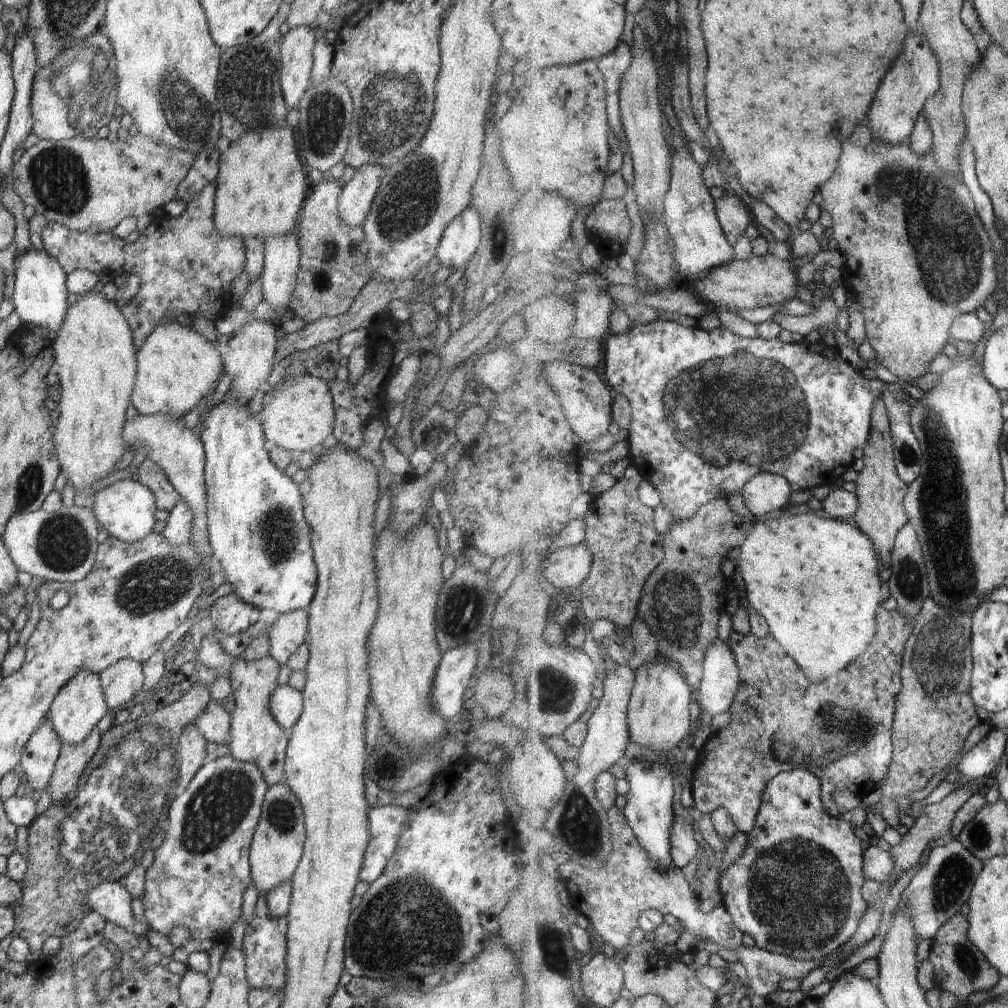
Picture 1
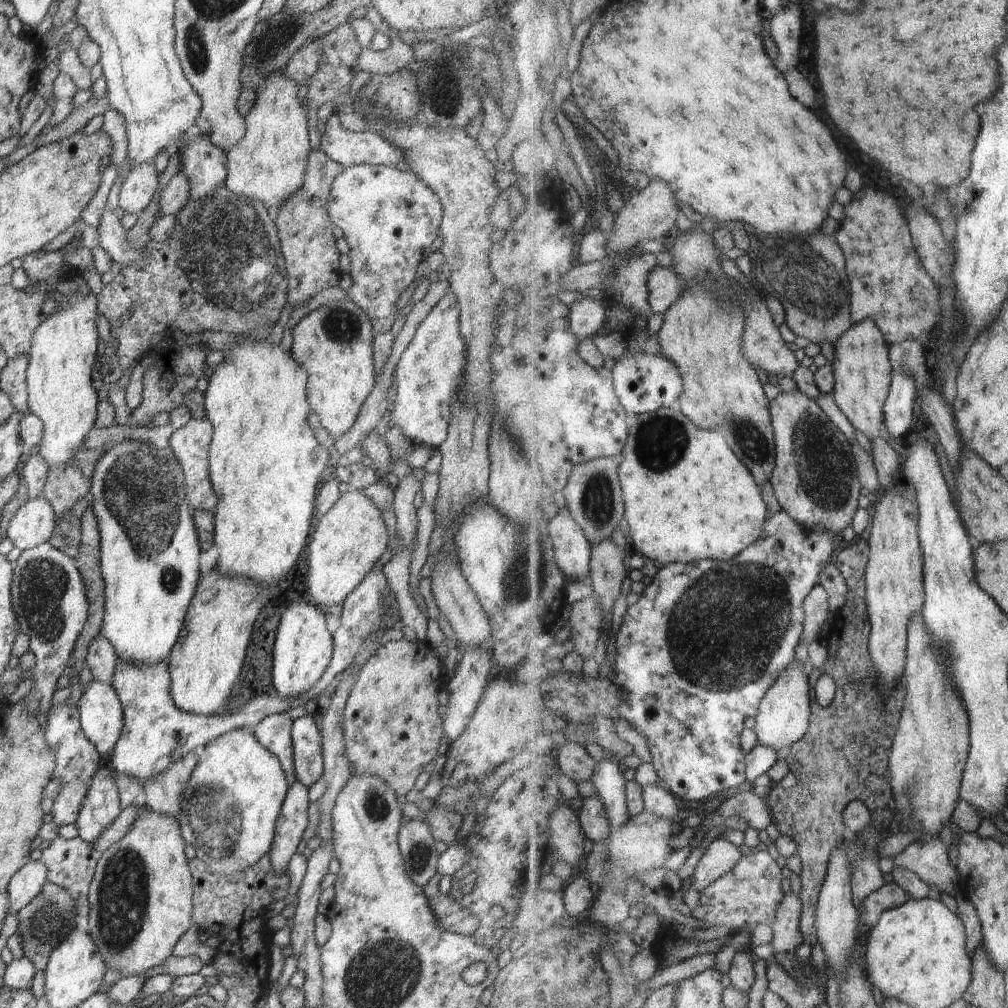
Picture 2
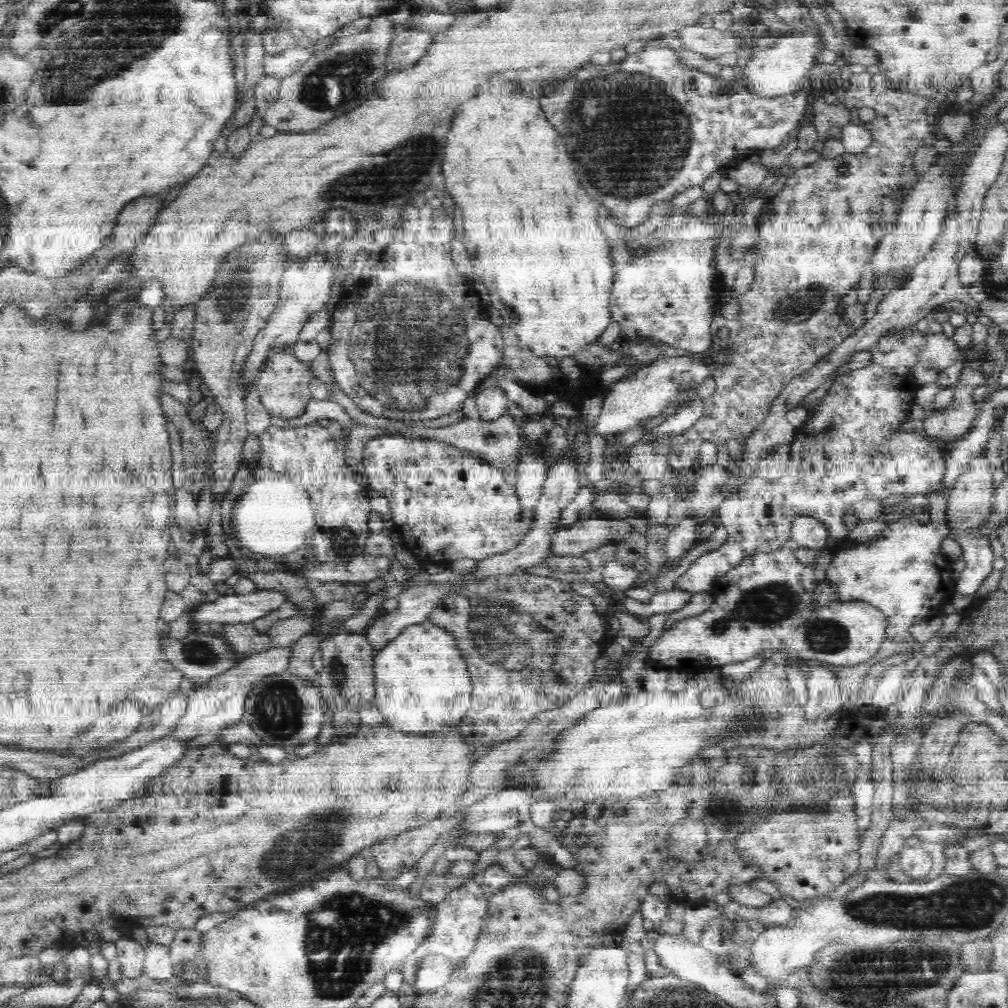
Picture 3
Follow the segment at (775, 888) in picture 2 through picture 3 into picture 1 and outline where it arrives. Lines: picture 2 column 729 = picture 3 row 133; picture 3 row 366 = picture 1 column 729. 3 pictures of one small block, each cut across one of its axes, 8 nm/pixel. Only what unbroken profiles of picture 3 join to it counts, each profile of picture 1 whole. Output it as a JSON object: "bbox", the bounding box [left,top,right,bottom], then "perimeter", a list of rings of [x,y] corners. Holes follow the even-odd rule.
{"bbox":[692,608,917,834],"perimeter":[[[882,608],[882,622],[879,622],[882,636],[878,636],[878,640],[865,652],[866,656],[854,664],[854,668],[848,668],[842,672],[842,676],[834,676],[834,680],[828,680],[826,684],[814,684],[773,634],[762,638],[753,632],[742,634],[732,630],[729,640],[738,657],[742,684],[730,712],[728,728],[721,733],[713,733],[698,752],[692,776],[697,808],[702,813],[728,808],[735,816],[739,830],[748,834],[756,826],[768,785],[782,771],[812,770],[823,782],[826,806],[837,817],[841,816],[841,806],[835,796],[840,790],[851,790],[861,798],[876,790],[880,782],[888,779],[893,766],[893,728],[897,718],[898,697],[904,687],[901,672],[905,667],[905,652],[916,625],[917,618],[904,611]]]}

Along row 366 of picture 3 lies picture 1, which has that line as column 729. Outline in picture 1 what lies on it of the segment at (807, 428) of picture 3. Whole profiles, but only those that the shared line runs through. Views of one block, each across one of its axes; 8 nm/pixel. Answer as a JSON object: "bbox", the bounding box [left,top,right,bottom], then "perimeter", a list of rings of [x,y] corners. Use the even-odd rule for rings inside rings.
{"bbox":[721,769,869,961],"perimeter":[[[794,769],[793,771],[782,771],[772,783],[768,785],[764,795],[760,814],[757,818],[754,830],[751,830],[748,836],[748,842],[744,852],[739,859],[731,864],[721,876],[721,892],[723,902],[726,908],[732,913],[737,927],[746,934],[750,934],[756,940],[756,946],[772,951],[782,953],[805,961],[815,961],[824,959],[833,955],[837,950],[849,943],[857,934],[861,926],[862,919],[865,918],[866,912],[869,911],[869,902],[862,896],[862,888],[867,883],[865,875],[865,852],[862,841],[856,836],[856,826],[852,819],[841,819],[834,816],[826,806],[823,799],[823,782],[819,776],[816,776],[812,770]]]}

